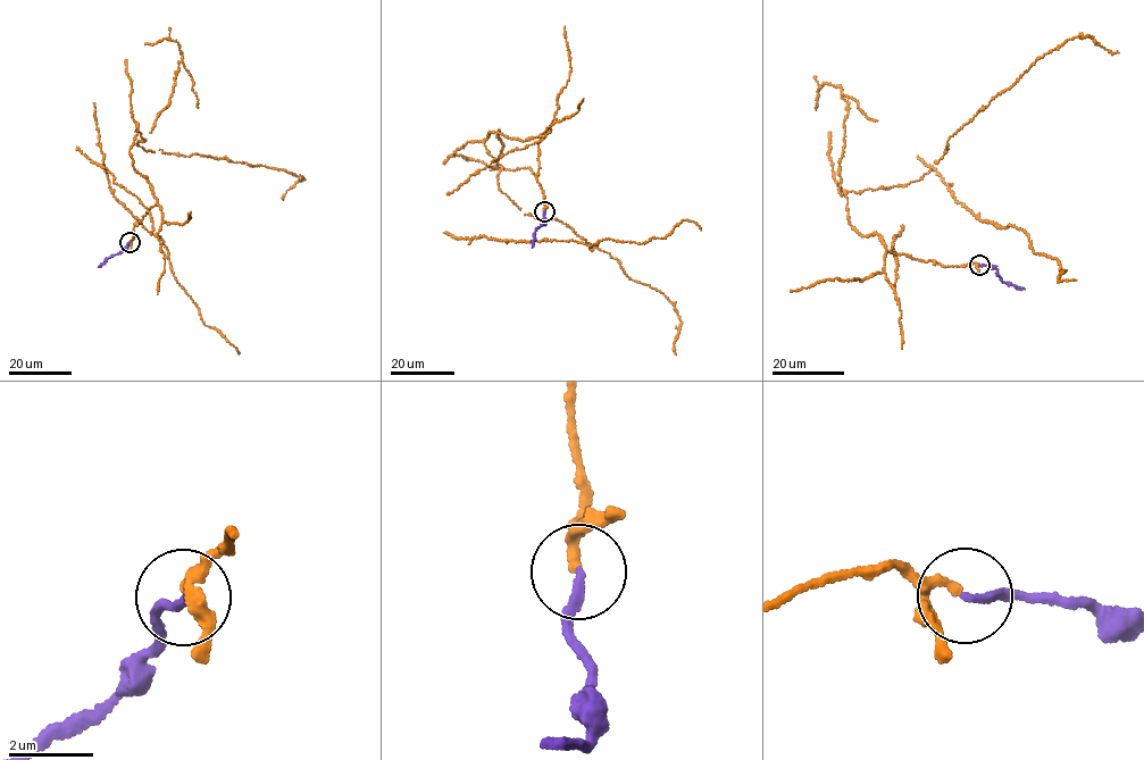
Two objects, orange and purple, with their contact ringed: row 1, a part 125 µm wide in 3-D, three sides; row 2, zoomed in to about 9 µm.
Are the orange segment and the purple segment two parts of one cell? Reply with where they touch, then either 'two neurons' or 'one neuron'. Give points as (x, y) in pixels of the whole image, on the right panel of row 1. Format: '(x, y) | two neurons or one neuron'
(979, 265) | one neuron

